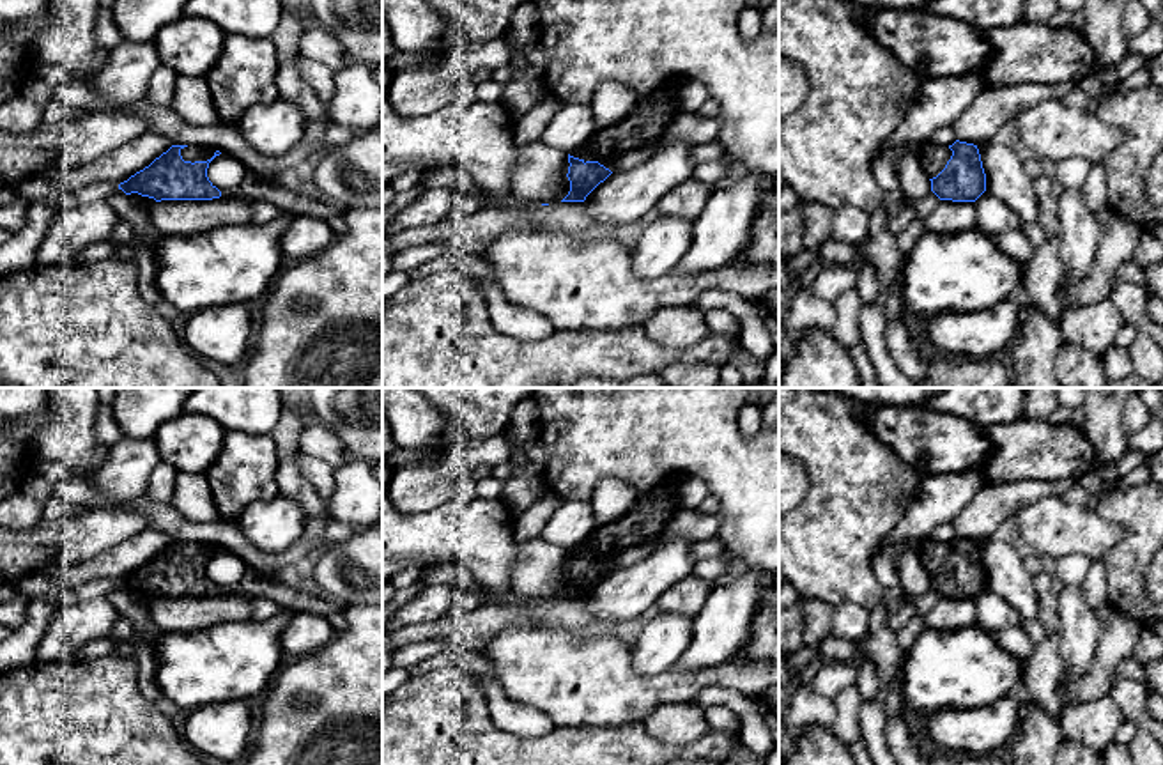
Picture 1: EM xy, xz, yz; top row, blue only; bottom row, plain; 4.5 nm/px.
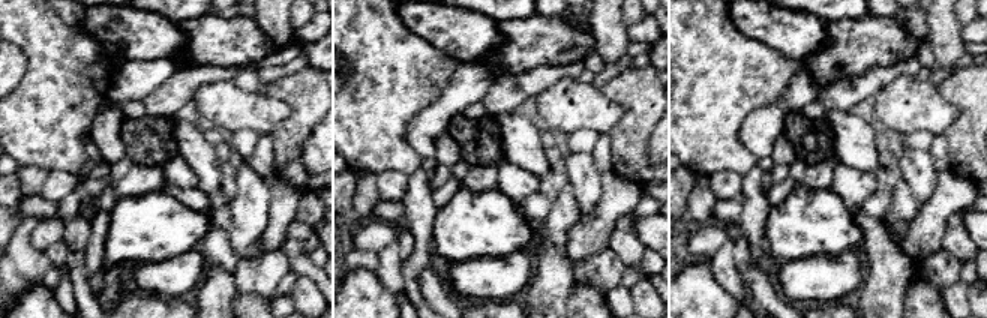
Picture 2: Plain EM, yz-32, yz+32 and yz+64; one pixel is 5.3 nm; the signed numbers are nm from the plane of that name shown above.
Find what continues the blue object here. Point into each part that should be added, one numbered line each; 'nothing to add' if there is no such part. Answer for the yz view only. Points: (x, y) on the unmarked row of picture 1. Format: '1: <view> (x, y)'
1: yz (933, 555)

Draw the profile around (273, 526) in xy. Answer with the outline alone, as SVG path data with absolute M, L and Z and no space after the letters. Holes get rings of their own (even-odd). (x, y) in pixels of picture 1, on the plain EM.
M280 494L248 505L235 522L248 542L264 554L285 552L301 540L306 528L301 505Z

